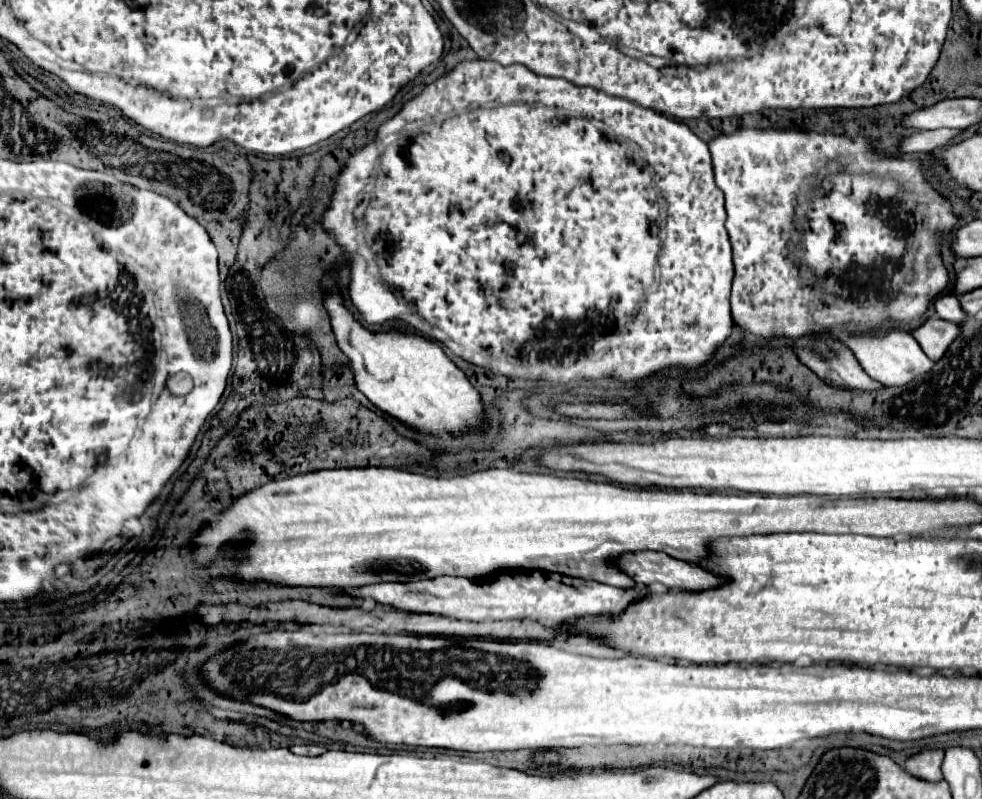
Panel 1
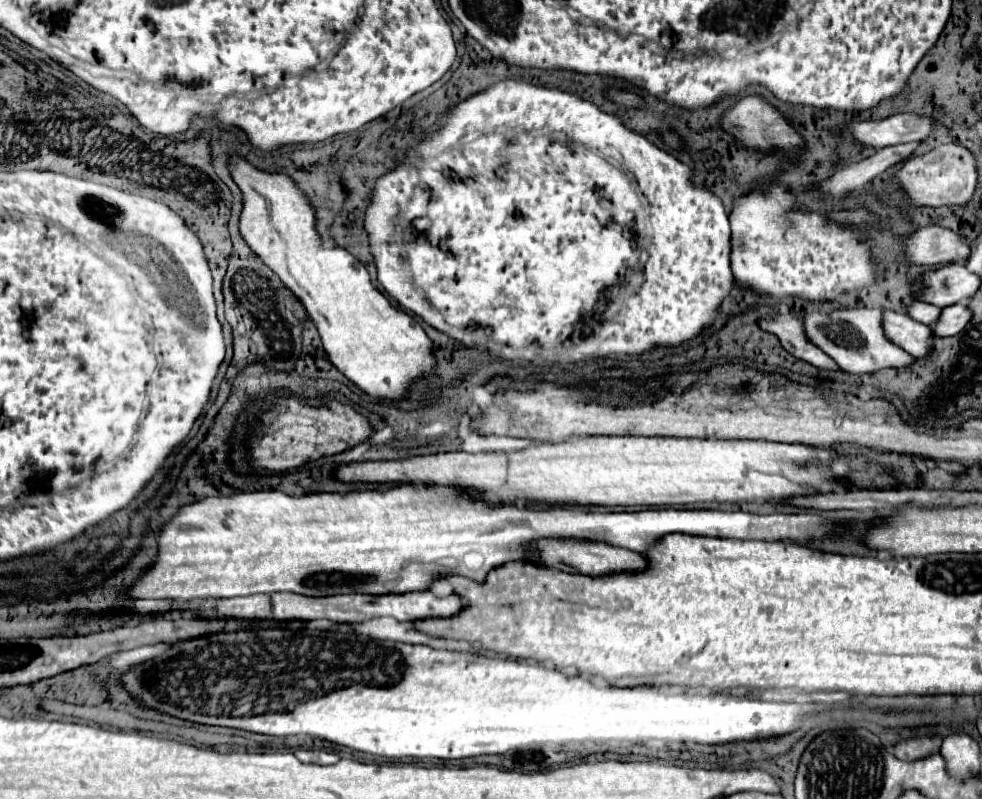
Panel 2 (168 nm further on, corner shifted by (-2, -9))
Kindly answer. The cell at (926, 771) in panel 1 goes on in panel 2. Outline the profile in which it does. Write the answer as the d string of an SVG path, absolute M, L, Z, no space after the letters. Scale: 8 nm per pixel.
M916 736L894 744L894 756L900 760L918 760L940 748L940 736Z

